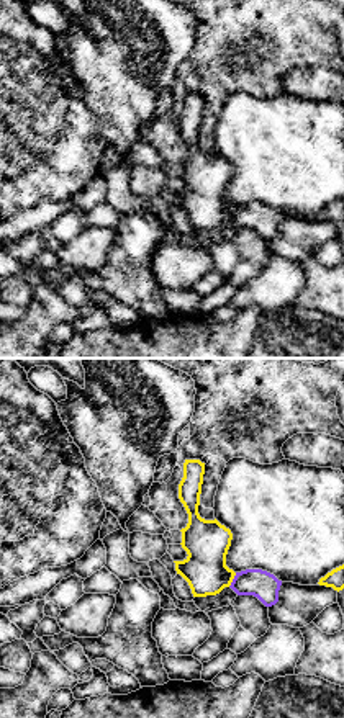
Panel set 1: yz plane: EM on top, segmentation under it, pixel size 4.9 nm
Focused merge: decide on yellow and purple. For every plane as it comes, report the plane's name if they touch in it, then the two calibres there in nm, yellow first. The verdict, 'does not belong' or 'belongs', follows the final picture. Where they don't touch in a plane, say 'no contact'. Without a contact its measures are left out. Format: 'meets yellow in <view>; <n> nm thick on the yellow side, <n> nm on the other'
meets yellow in yz; 220 nm thick on the yellow side, 140 nm on the other

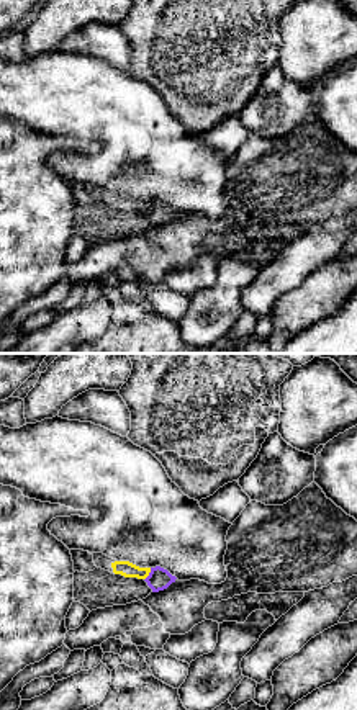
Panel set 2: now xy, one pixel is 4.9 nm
meets yellow in xy; 80 nm thick on the yellow side, 110 nm on the other

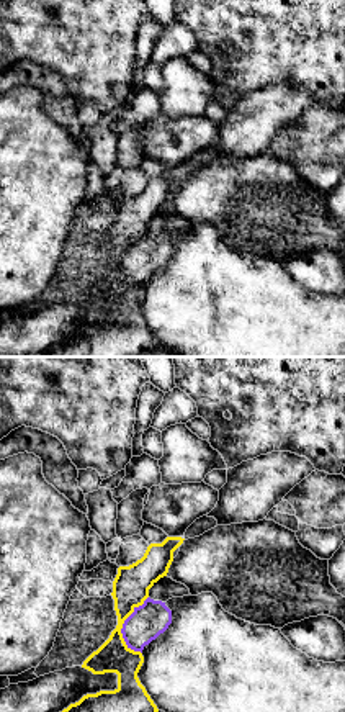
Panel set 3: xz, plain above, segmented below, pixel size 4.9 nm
meets yellow in xz; 180 nm thick on the yellow side, 170 nm on the other

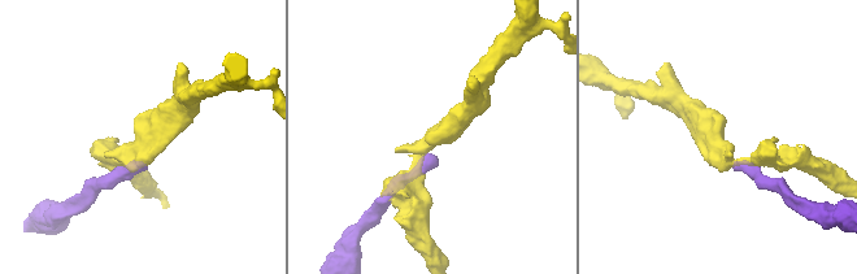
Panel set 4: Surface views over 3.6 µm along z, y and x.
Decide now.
does not belong

